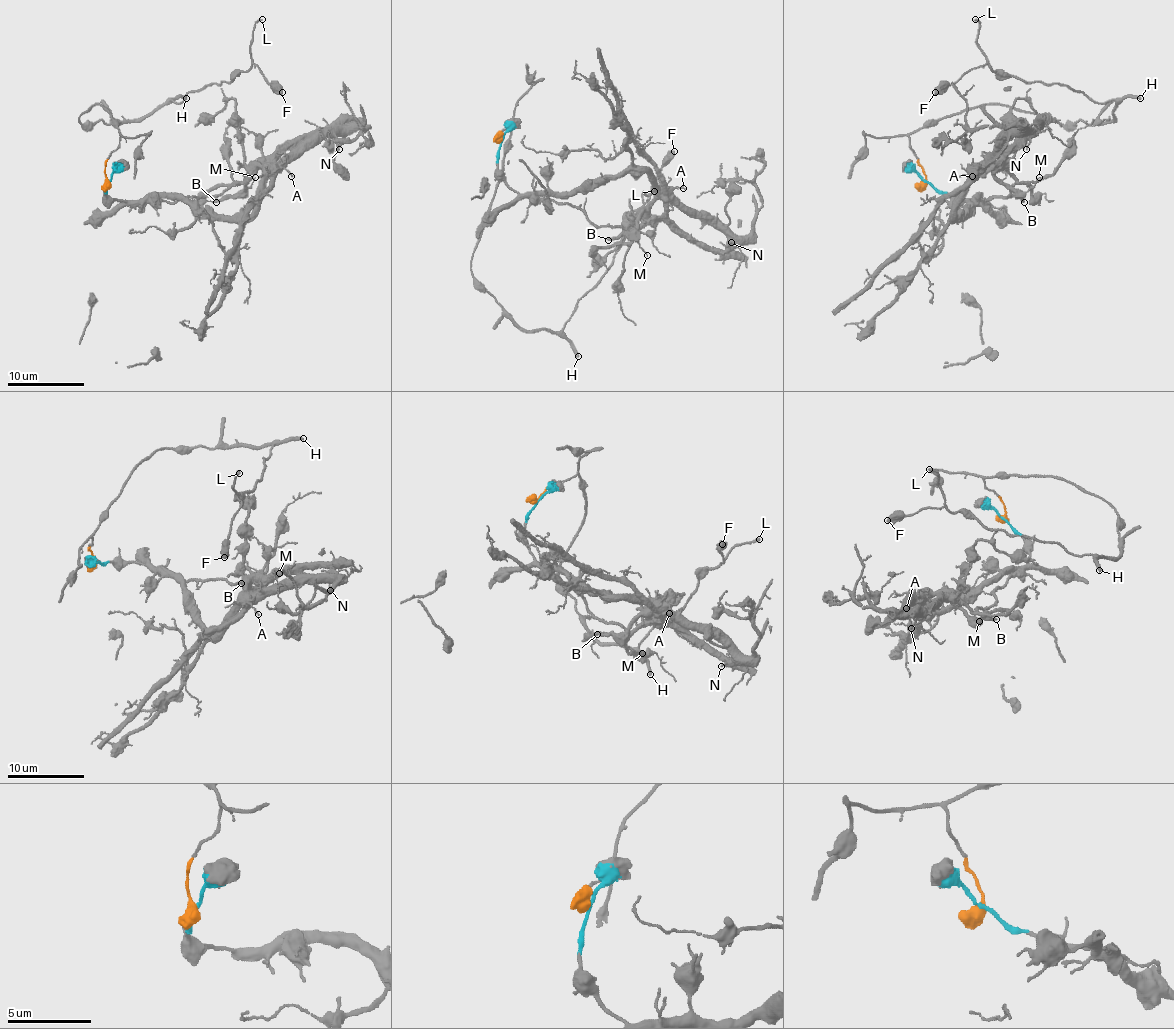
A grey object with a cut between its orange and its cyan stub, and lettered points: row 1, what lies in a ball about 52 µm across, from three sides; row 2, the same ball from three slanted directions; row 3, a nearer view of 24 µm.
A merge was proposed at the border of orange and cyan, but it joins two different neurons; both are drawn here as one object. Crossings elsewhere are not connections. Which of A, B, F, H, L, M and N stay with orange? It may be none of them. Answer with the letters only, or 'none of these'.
F, H, L

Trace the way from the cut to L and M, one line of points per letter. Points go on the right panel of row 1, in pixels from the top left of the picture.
L: (925, 181), (909, 137), (982, 104), (1074, 125), (1114, 119), (1114, 100), (993, 70), (974, 20)
M: (925, 181), (938, 190), (978, 200), (957, 217), (957, 194), (986, 165), (1022, 192), (1039, 177)

